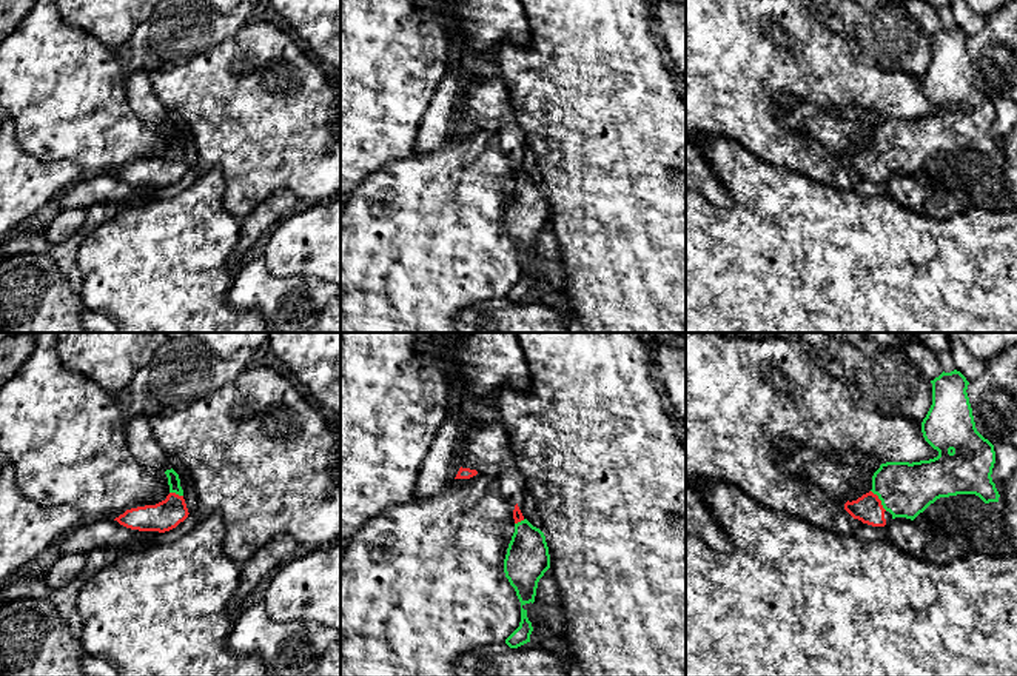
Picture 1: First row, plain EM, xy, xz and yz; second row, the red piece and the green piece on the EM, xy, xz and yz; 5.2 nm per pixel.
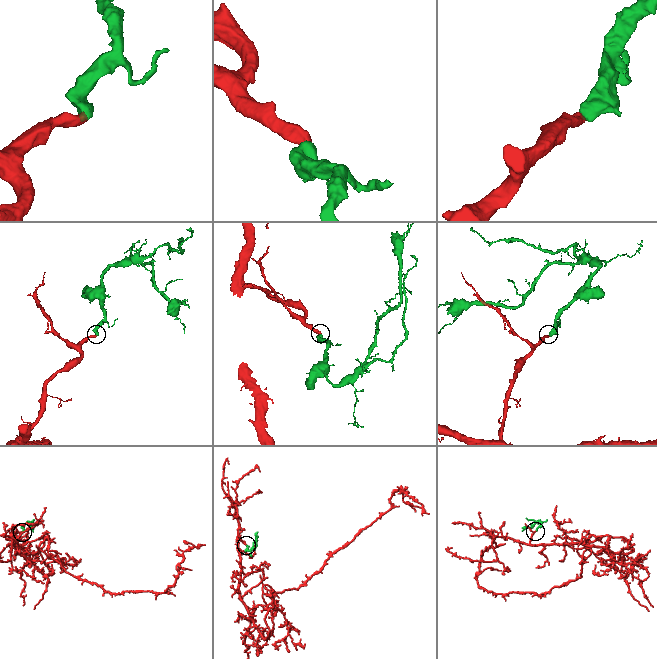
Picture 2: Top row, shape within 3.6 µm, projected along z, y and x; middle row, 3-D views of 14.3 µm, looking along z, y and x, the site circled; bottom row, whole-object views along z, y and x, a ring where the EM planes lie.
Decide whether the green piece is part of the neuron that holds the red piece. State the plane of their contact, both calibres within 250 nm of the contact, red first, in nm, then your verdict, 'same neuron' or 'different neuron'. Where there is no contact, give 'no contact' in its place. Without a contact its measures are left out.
meets red in yz; 150 nm thick on the red side, 280 nm on the other; same neuron

